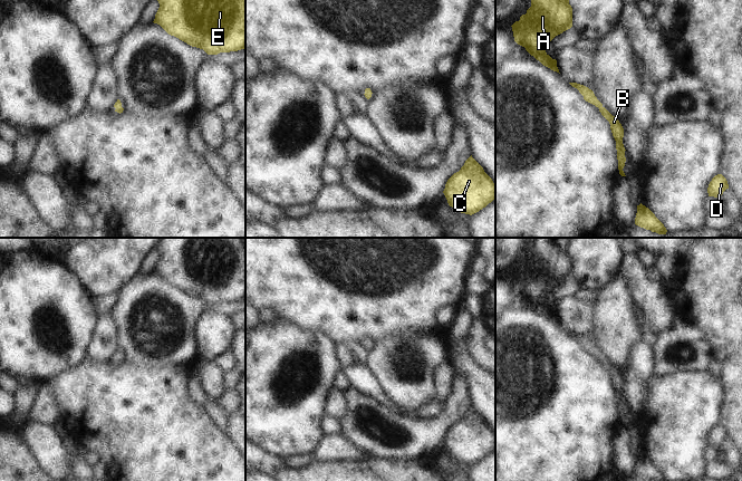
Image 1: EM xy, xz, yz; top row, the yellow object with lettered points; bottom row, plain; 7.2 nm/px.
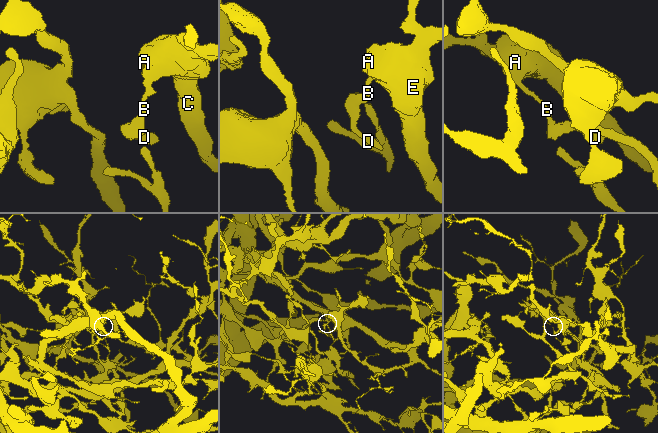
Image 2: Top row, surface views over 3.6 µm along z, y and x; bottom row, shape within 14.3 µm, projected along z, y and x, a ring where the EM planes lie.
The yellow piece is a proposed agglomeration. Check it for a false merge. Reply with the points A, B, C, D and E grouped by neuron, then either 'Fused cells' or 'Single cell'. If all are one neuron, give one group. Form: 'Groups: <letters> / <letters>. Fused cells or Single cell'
Groups: A B C D E. Single cell

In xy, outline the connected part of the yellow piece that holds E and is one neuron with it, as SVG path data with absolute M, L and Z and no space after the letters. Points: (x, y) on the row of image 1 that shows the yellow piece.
M157 0L160 8L154 23L160 25L168 35L192 47L203 49L208 55L245 49L245 0Z

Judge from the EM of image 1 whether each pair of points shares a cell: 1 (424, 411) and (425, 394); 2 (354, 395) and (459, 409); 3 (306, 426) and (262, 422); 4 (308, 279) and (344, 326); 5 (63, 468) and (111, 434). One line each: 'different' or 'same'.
1: different
2: same
3: same
4: same
5: different

